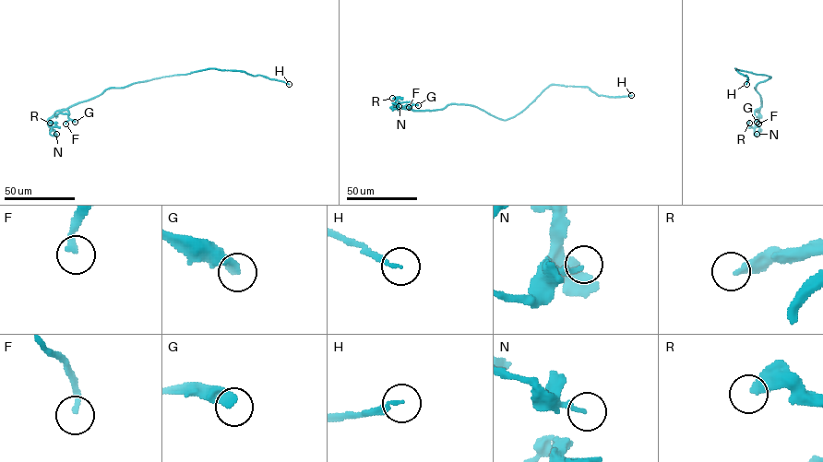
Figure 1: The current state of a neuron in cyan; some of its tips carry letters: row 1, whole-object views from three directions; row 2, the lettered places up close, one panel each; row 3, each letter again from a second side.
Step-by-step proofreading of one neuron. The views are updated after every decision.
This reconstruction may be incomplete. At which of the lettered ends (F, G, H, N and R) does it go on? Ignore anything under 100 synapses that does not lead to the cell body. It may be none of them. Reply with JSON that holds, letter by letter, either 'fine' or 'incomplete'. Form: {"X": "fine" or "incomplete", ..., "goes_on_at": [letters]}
{"F": "fine", "G": "fine", "H": "incomplete", "N": "fine", "R": "fine", "goes_on_at": ["H"]}

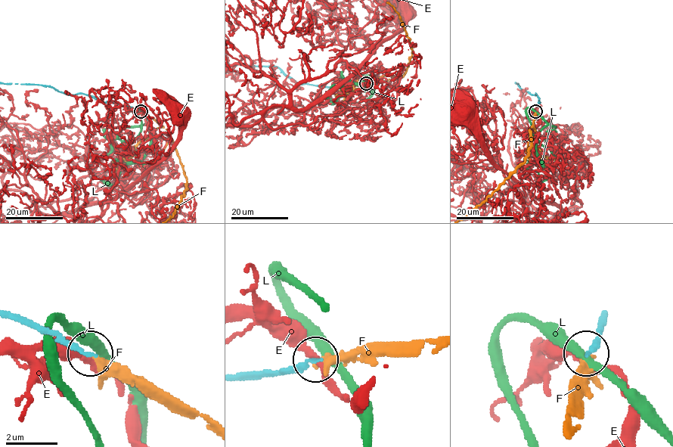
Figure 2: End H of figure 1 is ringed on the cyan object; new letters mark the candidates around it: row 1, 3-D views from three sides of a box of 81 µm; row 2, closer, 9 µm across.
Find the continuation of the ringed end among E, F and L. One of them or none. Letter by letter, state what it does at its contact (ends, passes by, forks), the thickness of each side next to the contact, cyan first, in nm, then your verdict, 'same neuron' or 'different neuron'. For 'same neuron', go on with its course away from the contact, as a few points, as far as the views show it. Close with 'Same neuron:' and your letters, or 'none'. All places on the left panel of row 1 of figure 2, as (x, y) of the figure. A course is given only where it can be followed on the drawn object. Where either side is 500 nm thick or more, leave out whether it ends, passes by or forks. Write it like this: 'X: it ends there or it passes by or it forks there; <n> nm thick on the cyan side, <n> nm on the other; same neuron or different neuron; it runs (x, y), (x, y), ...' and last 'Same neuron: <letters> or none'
E: it passes by; 200 nm thick on the cyan side, 240 nm on the other; different neuron
F: it passes by; 180 nm thick on the cyan side, 280 nm on the other; same neuron
L: it passes by; 160 nm thick on the cyan side, 320 nm on the other; different neuron
Same neuron: F

